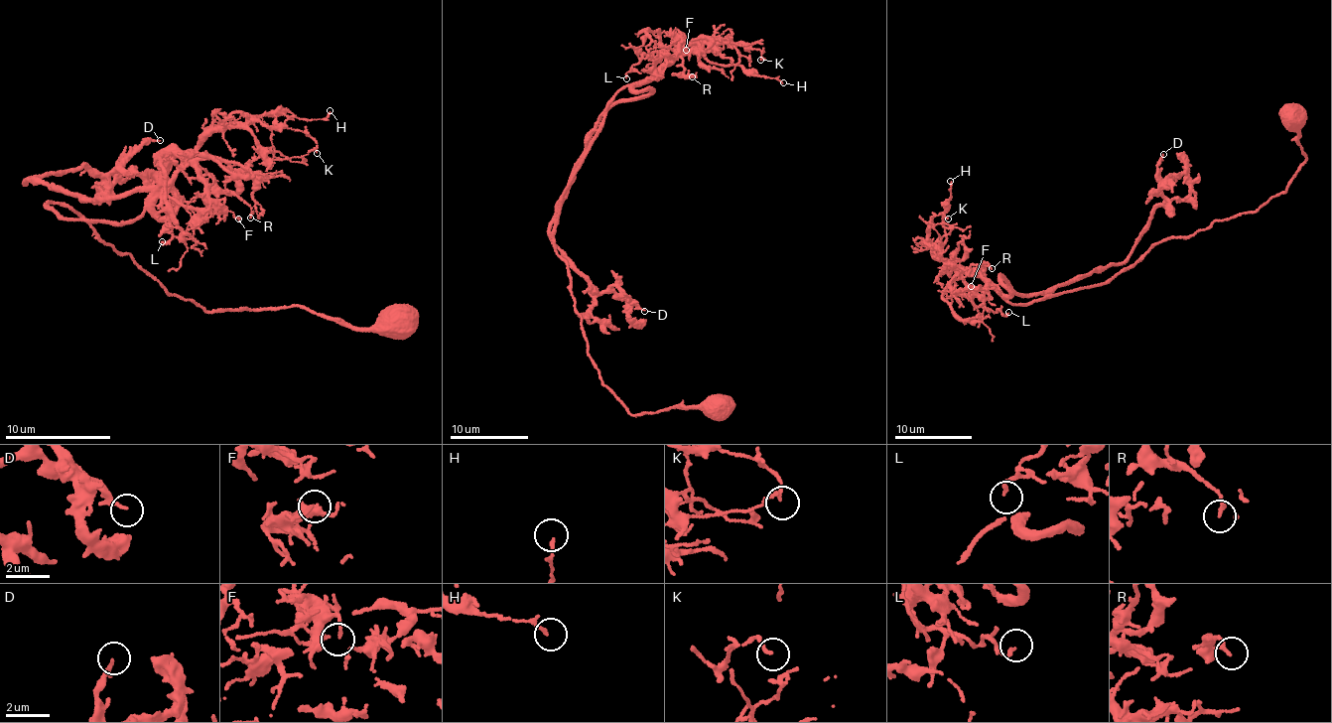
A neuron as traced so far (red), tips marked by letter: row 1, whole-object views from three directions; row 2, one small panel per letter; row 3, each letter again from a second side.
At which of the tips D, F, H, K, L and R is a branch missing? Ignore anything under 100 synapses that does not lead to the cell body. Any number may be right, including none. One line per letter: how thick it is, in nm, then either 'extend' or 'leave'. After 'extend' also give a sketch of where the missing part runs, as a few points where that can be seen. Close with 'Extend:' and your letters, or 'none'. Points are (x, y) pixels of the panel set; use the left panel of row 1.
D: calibre 160 nm; leave
F: calibre 130 nm; leave
H: calibre 90 nm; leave
K: calibre 90 nm; leave
L: calibre 130 nm; leave
R: calibre 160 nm; leave
Extend: none

